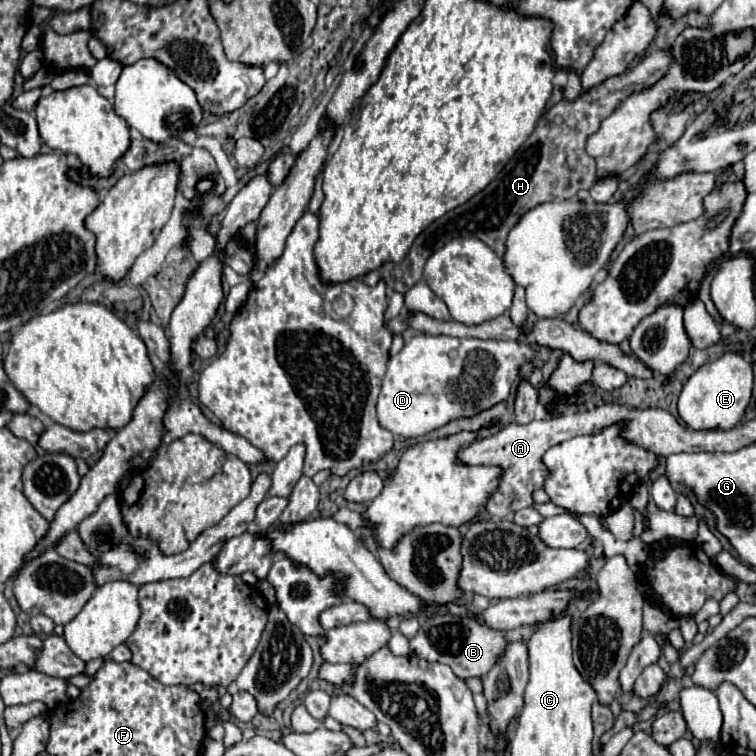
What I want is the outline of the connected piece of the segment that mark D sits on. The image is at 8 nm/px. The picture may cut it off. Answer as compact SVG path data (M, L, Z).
M426 334L414 336L388 362L378 398L380 426L402 438L422 438L452 420L472 418L478 412L504 402L512 384L518 382L520 370L534 362L534 358L534 348L518 342Z

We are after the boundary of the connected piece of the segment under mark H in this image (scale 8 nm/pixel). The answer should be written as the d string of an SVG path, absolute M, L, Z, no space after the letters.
M670 48L656 50L652 54L646 54L634 68L626 70L626 74L614 76L602 82L600 86L594 86L592 90L580 94L576 102L560 100L550 110L546 110L544 116L538 120L532 136L480 194L476 194L466 204L450 210L448 214L432 222L416 238L410 254L398 266L386 262L380 268L384 282L392 286L396 292L404 294L422 280L424 264L430 258L430 254L442 248L452 238L478 238L486 242L502 258L506 252L508 232L518 224L518 218L522 218L526 210L532 210L542 202L574 198L578 190L590 190L590 186L596 182L596 162L584 150L586 138L594 134L594 130L598 130L598 126L602 124L602 118L608 118L630 94L650 88L654 86L654 82L664 78L666 70L670 68L670 62L674 62Z

